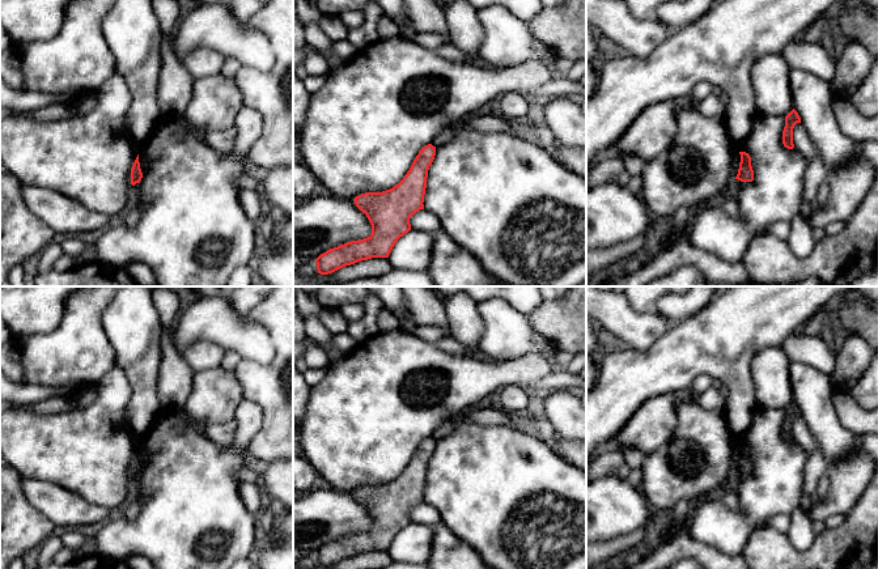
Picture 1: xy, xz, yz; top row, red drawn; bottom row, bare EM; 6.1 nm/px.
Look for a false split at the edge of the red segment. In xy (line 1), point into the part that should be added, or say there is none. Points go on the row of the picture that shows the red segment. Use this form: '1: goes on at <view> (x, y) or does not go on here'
1: does not go on here

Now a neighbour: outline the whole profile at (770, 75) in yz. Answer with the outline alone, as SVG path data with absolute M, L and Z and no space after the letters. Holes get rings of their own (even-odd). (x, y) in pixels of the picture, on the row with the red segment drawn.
M781 52L764 55L755 61L751 80L758 111L786 116L793 110L789 72L790 67Z

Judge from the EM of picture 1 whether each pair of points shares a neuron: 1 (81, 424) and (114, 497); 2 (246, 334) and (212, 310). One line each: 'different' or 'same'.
1: same
2: same

